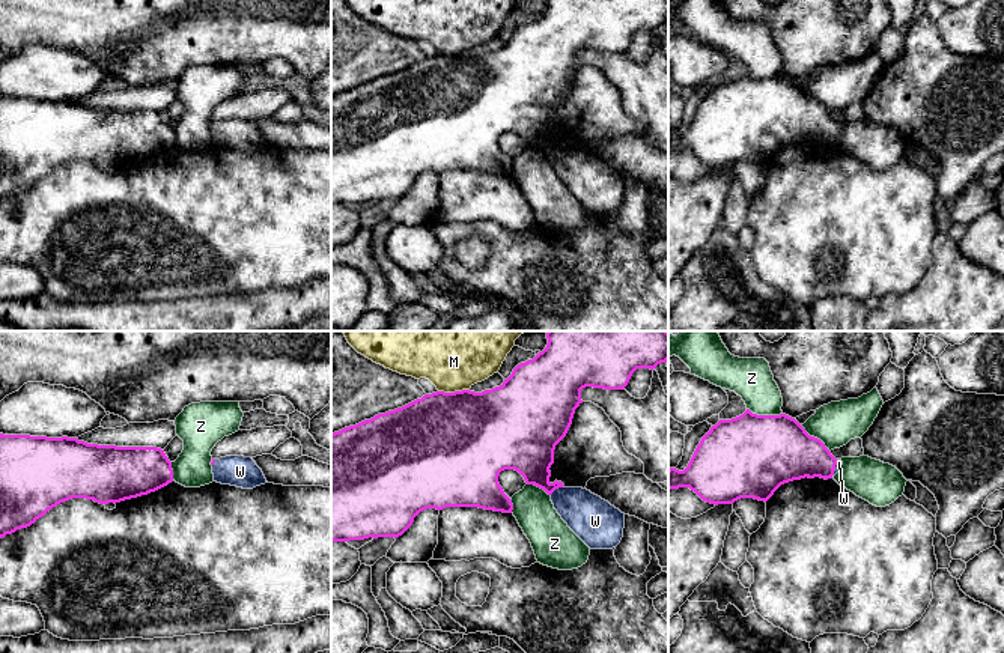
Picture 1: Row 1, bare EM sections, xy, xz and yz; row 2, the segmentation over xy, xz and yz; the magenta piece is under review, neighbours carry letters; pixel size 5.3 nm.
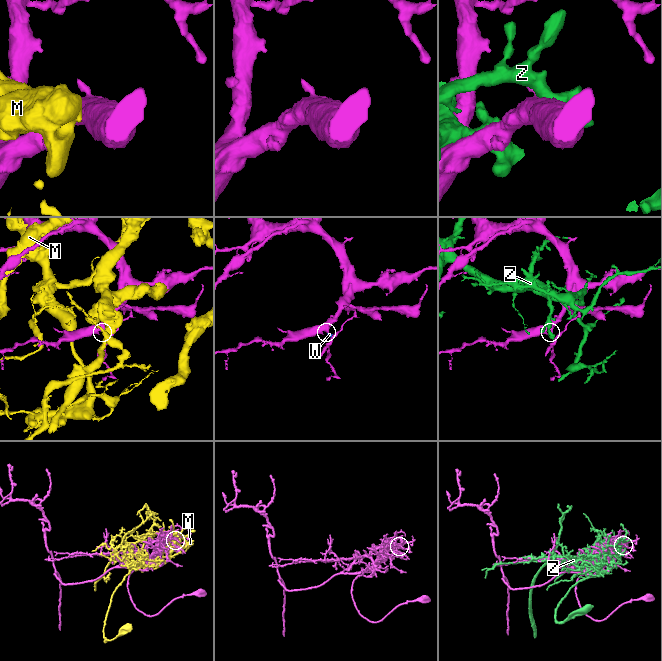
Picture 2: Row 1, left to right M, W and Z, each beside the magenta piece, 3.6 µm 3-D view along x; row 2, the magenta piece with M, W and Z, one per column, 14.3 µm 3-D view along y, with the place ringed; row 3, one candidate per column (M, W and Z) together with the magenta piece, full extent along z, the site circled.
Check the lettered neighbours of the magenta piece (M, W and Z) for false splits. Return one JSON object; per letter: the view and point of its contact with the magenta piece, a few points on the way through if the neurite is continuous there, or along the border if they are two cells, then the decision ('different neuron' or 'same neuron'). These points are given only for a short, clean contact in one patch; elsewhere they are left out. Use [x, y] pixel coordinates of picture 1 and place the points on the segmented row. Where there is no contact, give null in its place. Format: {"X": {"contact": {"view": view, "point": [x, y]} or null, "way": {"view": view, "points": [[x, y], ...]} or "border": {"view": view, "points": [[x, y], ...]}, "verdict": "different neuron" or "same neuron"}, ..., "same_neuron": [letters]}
{"M": {"contact": {"view": "xz", "point": [455, 391]}, "verdict": "different neuron"}, "W": {"contact": {"view": "xz", "point": [556, 488]}, "way": {"view": "xz", "points": [[529, 450], [538, 474], [556, 488], [589, 516]]}, "verdict": "same neuron"}, "Z": {"contact": {"view": "yz", "point": [765, 416]}, "verdict": "different neuron"}, "same_neuron": ["W"]}

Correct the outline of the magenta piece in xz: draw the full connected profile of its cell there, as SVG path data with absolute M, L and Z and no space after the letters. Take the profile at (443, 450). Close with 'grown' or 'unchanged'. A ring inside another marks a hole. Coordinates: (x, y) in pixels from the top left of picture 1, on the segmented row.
M548 331L548 345L539 352L533 360L518 364L512 375L504 379L500 387L492 390L485 390L482 393L474 393L470 390L444 393L437 391L432 394L424 394L402 408L388 411L385 414L378 414L370 420L364 420L355 426L345 427L339 432L331 433L331 542L349 542L349 540L364 540L369 537L399 537L402 536L414 522L414 518L426 510L437 509L443 510L446 507L479 507L485 510L512 513L512 500L504 494L498 483L498 475L504 469L518 471L527 484L534 484L543 489L554 504L554 509L567 524L567 527L590 548L590 549L613 549L616 548L622 537L625 528L625 513L611 506L608 501L592 494L583 487L566 487L561 481L549 481L551 465L554 463L555 445L566 436L575 409L583 403L581 390L586 387L604 388L604 390L623 390L632 373L637 369L653 370L658 364L668 361L668 331Z; grown

